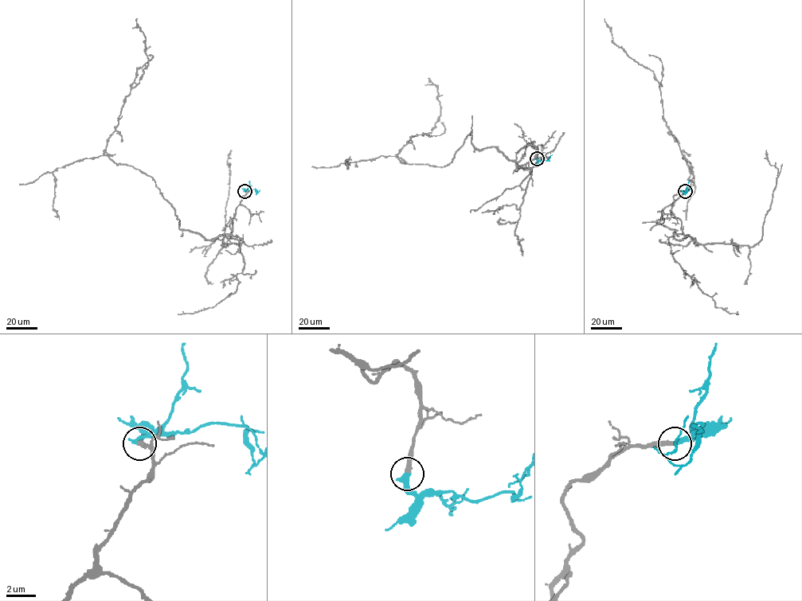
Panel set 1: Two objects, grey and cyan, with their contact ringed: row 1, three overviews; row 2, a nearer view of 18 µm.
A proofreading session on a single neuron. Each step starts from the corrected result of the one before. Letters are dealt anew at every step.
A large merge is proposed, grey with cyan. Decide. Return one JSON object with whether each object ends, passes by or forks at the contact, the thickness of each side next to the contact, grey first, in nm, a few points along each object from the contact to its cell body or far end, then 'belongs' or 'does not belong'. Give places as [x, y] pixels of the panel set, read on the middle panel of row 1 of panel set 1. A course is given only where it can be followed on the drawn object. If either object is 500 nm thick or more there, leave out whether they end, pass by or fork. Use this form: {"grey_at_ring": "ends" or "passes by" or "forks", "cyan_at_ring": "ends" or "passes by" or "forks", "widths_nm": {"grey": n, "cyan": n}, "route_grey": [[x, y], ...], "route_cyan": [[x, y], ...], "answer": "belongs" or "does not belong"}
{"grey_at_ring": "ends", "cyan_at_ring": "ends", "widths_nm": {"grey": 320, "cyan": 380}, "route_grey": [[537, 158], [527, 144], [518, 161], [478, 150], [471, 130], [443, 167], [397, 156], [436, 126], [429, 78]], "route_cyan": [[537, 158], [545, 161], [552, 154]], "answer": "belongs"}

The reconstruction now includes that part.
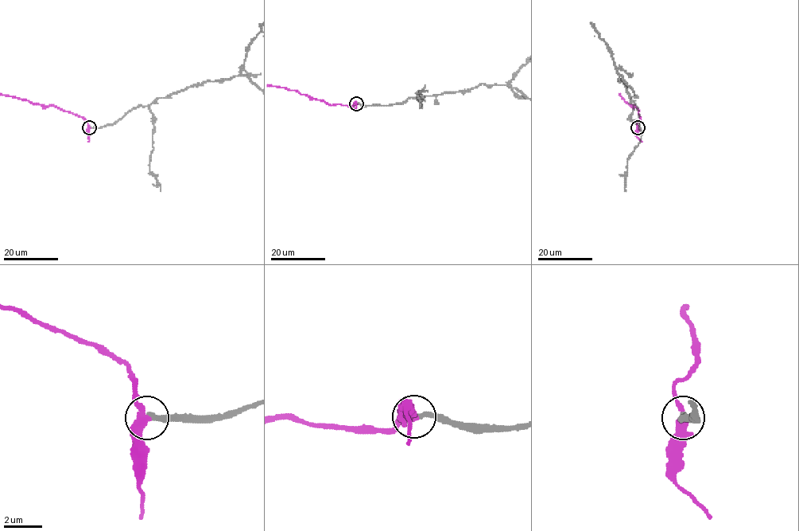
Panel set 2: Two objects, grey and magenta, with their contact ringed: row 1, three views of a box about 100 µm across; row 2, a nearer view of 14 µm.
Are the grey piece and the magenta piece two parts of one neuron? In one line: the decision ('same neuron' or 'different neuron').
same neuron

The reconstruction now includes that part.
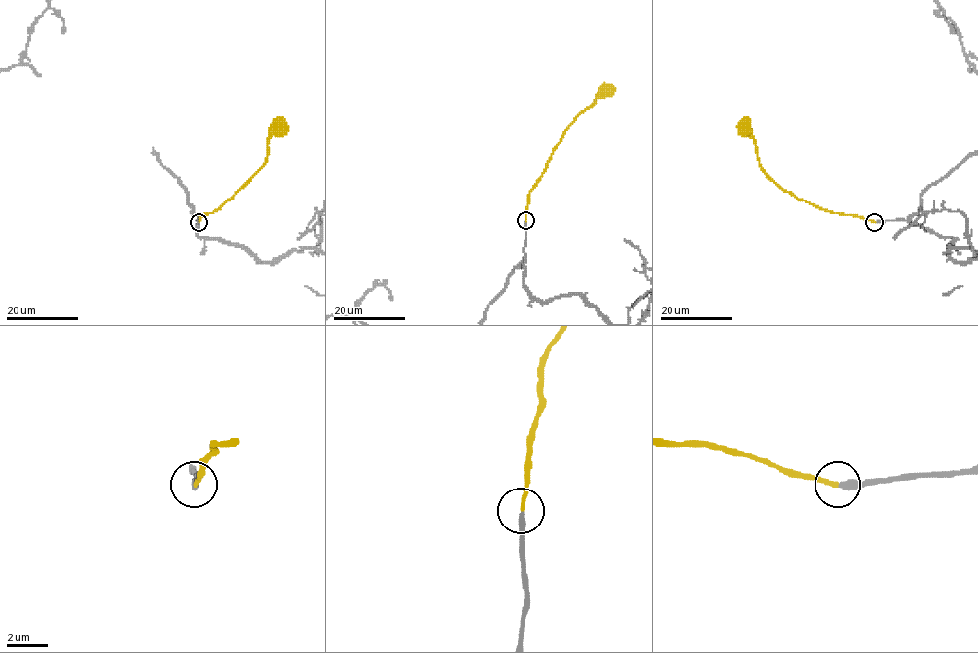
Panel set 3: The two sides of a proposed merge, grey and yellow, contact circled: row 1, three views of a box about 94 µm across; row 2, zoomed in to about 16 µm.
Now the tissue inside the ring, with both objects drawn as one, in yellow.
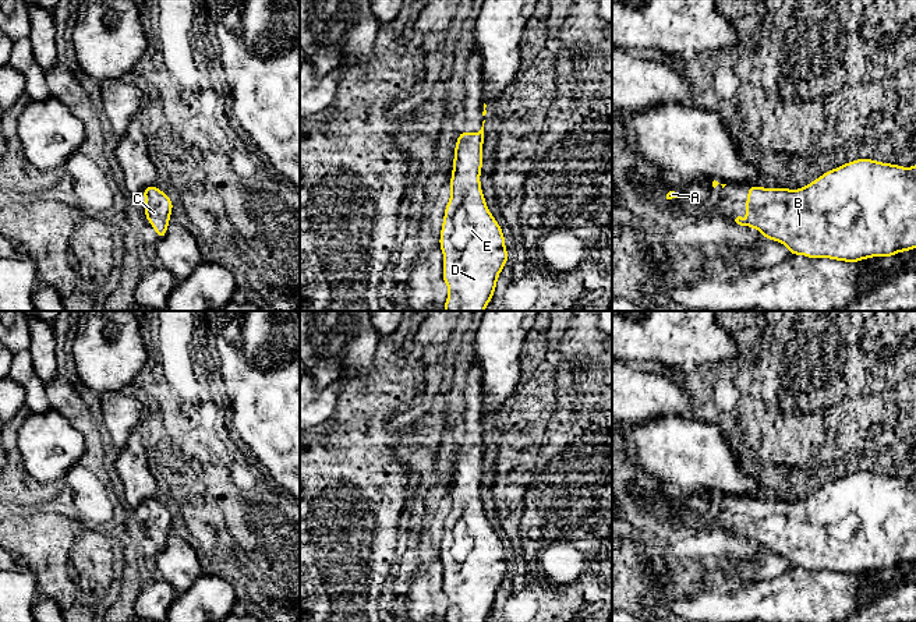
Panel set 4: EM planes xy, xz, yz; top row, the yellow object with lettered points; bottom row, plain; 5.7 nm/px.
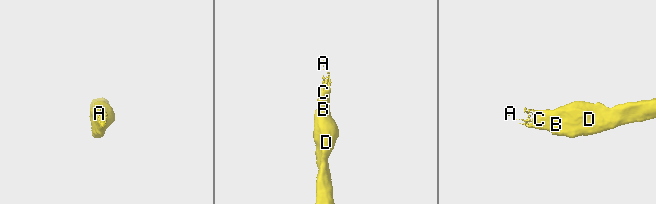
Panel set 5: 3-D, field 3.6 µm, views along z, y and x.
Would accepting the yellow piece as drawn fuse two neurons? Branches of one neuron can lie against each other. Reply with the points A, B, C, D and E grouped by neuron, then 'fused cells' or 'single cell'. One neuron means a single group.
groups A B C D E; single cell

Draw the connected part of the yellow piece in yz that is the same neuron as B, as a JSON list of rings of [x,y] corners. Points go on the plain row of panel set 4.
[[[856,471],[799,502],[749,498],[746,527],[735,534],[785,556],[791,568],[845,575],[892,569],[916,561],[916,477],[902,480]]]

